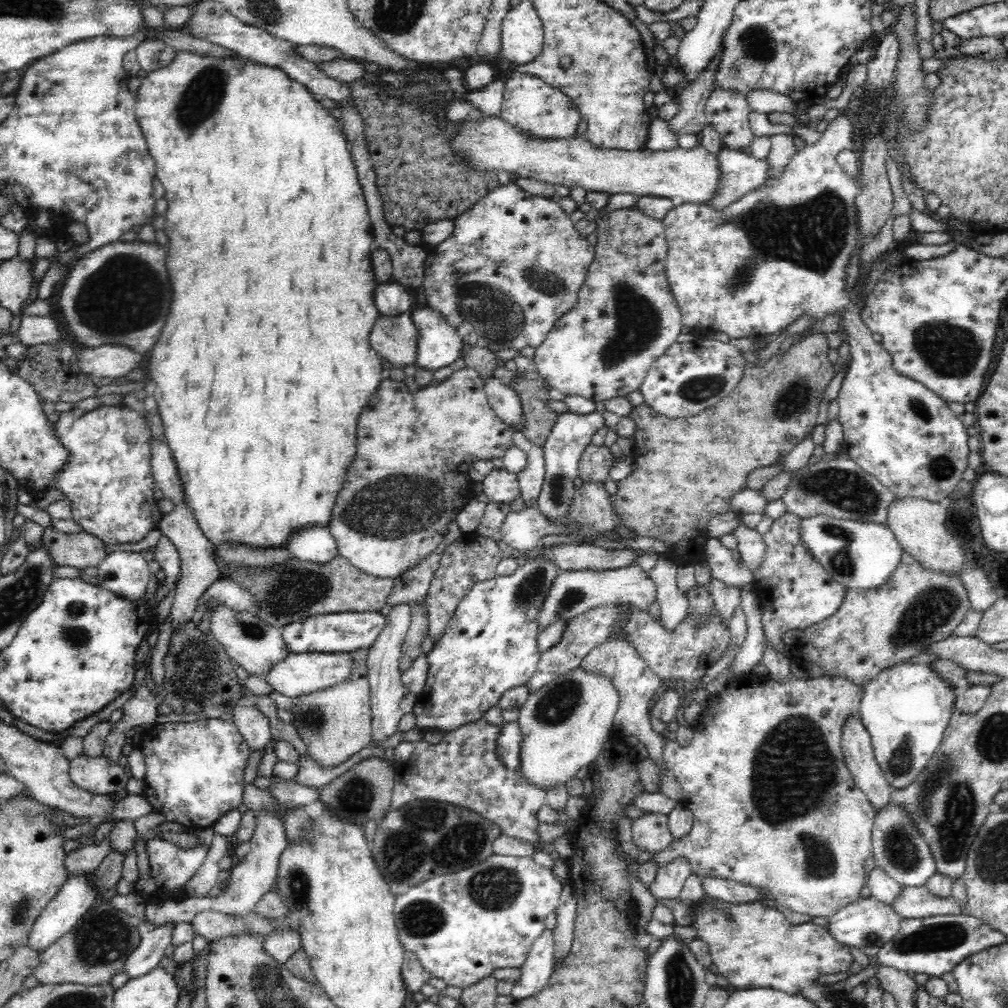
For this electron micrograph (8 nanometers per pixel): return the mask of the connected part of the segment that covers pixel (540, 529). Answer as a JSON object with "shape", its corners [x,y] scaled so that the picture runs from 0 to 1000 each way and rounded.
{"shape":[[[520,504],[518,508],[507,508],[497,523],[497,532],[511,548],[526,550],[536,541],[536,535],[544,530],[558,530],[562,524],[554,524],[544,518],[533,504]]]}

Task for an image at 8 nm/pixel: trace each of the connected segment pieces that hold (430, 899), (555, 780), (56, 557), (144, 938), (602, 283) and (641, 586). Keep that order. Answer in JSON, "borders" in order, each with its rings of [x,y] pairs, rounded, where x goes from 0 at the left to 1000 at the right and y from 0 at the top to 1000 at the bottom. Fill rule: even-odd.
{"borders":[[[[489,847],[482,853],[472,856],[466,861],[460,861],[456,865],[442,867],[442,869],[433,869],[419,874],[419,877],[406,881],[403,886],[392,890],[391,911],[392,919],[396,925],[395,930],[398,933],[401,942],[411,944],[419,958],[425,962],[425,965],[431,969],[438,970],[444,977],[455,978],[456,980],[464,979],[484,968],[490,960],[514,960],[521,954],[522,947],[525,946],[526,939],[538,925],[540,925],[542,909],[553,900],[554,893],[557,891],[559,878],[551,871],[547,862],[535,858],[527,849],[512,851],[511,849],[496,849]]],[[[574,663],[551,672],[536,685],[527,687],[524,694],[515,702],[513,713],[518,727],[517,759],[514,763],[520,769],[520,773],[542,787],[556,778],[562,779],[565,774],[572,772],[575,762],[586,762],[598,744],[605,724],[608,723],[613,699],[613,688],[603,674],[583,669]]],[[[43,523],[41,540],[50,547],[50,555],[58,563],[97,563],[97,560],[109,549],[105,545],[106,540],[96,533],[83,528],[60,529],[51,523]]],[[[163,917],[152,923],[140,924],[140,932],[135,942],[127,948],[123,964],[126,969],[145,968],[150,961],[157,959],[157,954],[163,950],[163,942],[170,938],[170,927],[175,917]]],[[[613,208],[595,213],[597,216],[593,216],[591,228],[595,234],[591,244],[591,260],[582,270],[569,306],[551,319],[542,337],[532,345],[528,363],[542,382],[554,385],[561,392],[577,393],[592,402],[601,396],[620,395],[633,386],[644,363],[666,341],[673,339],[673,333],[681,327],[662,279],[664,246],[658,220],[632,208]]],[[[630,560],[609,565],[556,565],[546,579],[544,590],[537,599],[534,614],[534,628],[542,626],[548,619],[558,616],[563,618],[567,613],[583,605],[607,598],[625,599],[641,606],[650,594],[649,578],[640,567]]]]}

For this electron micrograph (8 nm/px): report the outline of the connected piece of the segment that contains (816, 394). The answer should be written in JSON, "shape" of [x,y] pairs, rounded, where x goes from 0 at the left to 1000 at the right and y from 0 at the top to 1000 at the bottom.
{"shape":[[[804,329],[798,332],[795,336],[788,339],[784,343],[783,348],[778,353],[773,351],[762,358],[761,360],[755,360],[751,363],[744,360],[737,367],[736,377],[732,379],[732,383],[722,392],[718,397],[714,397],[712,401],[709,401],[707,405],[700,405],[700,408],[693,410],[691,413],[687,413],[682,417],[665,416],[663,414],[654,413],[653,410],[645,406],[645,403],[641,401],[634,402],[632,405],[626,407],[624,414],[629,416],[631,420],[631,430],[629,433],[628,444],[631,444],[633,448],[627,448],[627,453],[630,456],[631,462],[629,466],[621,472],[619,477],[613,477],[611,479],[611,491],[610,491],[610,509],[617,511],[618,518],[621,524],[633,534],[647,534],[647,536],[653,536],[661,541],[662,547],[668,553],[669,556],[680,560],[690,561],[692,557],[699,555],[698,542],[700,536],[702,536],[702,518],[714,510],[724,510],[726,508],[726,494],[740,486],[742,484],[742,470],[750,464],[756,464],[757,462],[764,462],[768,459],[774,459],[777,455],[784,450],[785,446],[798,436],[798,433],[802,431],[806,424],[810,423],[812,412],[813,411],[813,405],[815,405],[814,395],[816,389],[821,385],[825,375],[827,375],[826,362],[821,358],[821,347],[823,343],[821,341],[820,332],[813,329]]]}

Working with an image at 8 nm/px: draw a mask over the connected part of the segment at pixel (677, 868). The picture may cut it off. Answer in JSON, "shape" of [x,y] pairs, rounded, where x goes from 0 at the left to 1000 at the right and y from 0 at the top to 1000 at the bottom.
{"shape":[[[671,851],[667,855],[656,859],[650,868],[650,872],[644,881],[644,884],[653,893],[671,893],[674,891],[675,885],[679,880],[681,872],[687,868],[687,862],[684,855],[680,851]]]}

